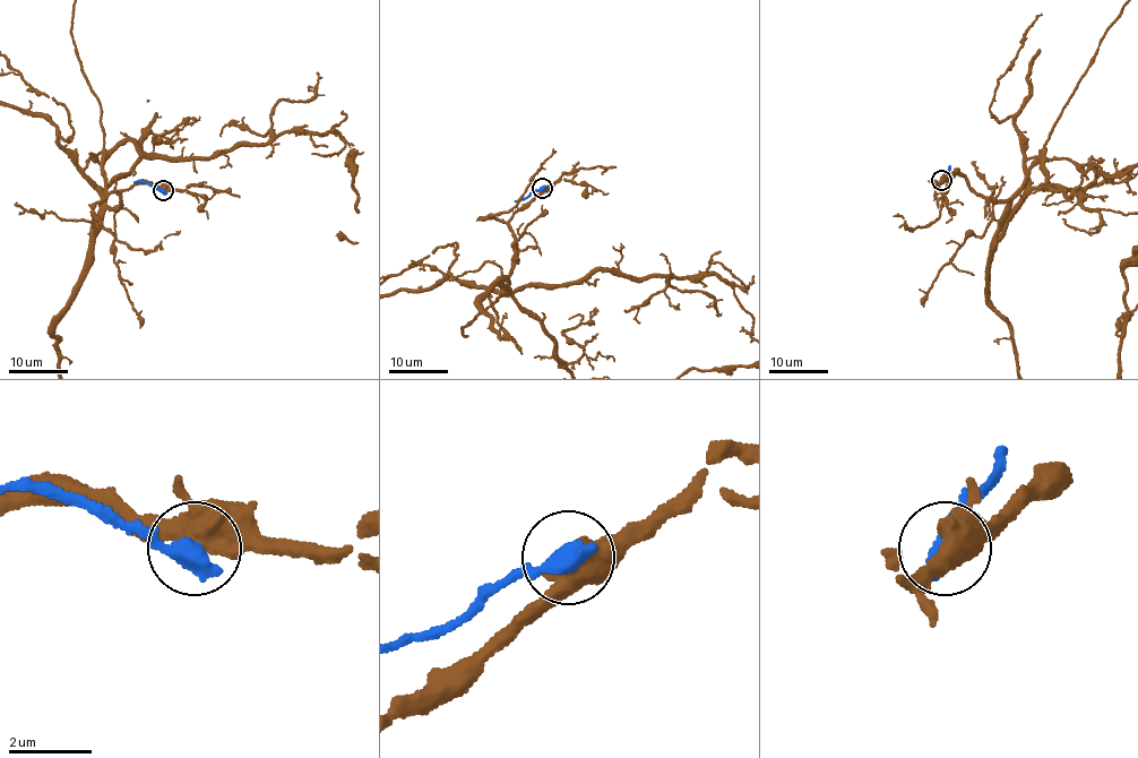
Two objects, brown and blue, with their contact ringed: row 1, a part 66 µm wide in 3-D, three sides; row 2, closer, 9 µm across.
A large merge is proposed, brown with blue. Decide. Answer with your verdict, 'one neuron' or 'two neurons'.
two neurons

